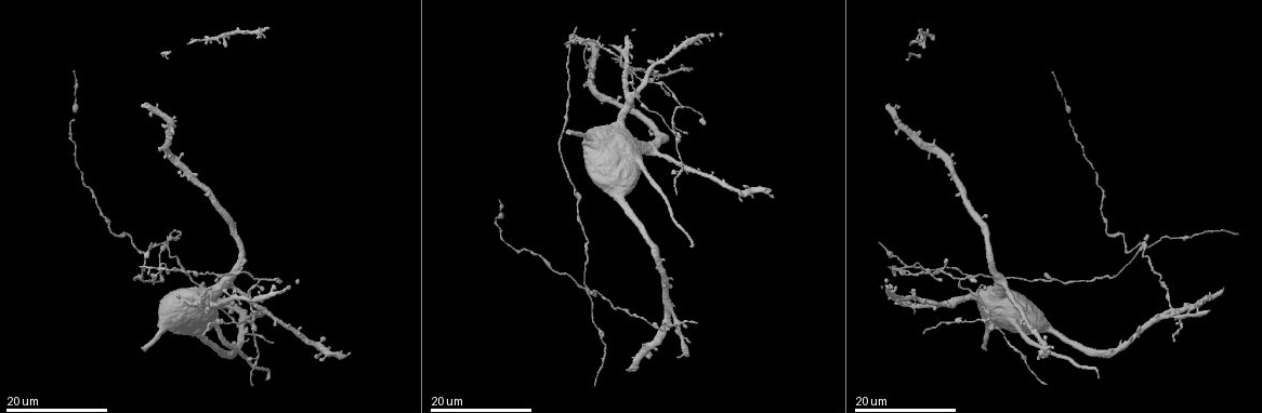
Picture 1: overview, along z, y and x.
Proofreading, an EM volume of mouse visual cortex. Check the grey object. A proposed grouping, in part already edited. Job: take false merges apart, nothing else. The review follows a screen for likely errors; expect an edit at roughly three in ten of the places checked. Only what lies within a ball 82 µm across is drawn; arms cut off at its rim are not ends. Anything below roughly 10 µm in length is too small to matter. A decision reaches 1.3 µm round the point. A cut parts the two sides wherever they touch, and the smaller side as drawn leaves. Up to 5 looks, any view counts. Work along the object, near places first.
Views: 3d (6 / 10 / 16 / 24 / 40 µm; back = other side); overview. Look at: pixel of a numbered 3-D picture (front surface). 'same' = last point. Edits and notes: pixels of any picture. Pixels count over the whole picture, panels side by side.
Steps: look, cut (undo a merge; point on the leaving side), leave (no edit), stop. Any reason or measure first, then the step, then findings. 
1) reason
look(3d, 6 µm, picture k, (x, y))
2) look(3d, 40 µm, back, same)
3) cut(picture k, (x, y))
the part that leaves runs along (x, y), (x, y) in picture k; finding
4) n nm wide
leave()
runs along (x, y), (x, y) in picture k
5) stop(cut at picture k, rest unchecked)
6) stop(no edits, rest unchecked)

arms part here
look(3d, 16 µm, picture 1, (990, 317))

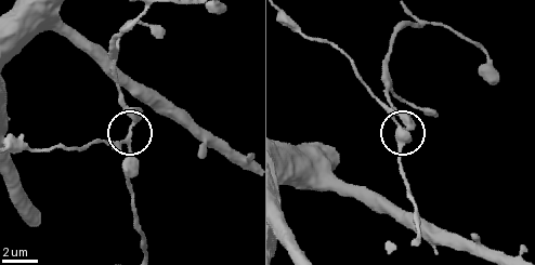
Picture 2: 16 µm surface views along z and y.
look(3d, 6 µm, picture 2, (126, 144))

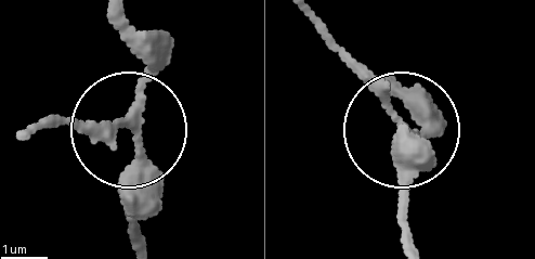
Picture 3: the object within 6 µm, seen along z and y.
look(3d, 6 µm, back, picture 3, (131, 125))

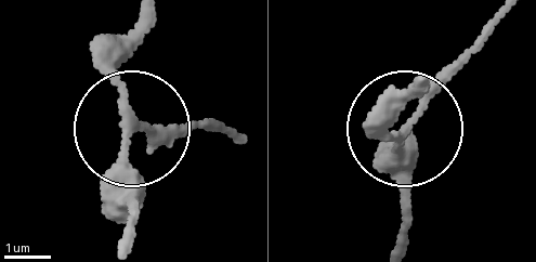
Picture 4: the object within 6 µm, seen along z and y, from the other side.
180 nm wide
leave()
continuous, no second cell

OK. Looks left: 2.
look(3d, 16 µm, picture 1, (1119, 235))

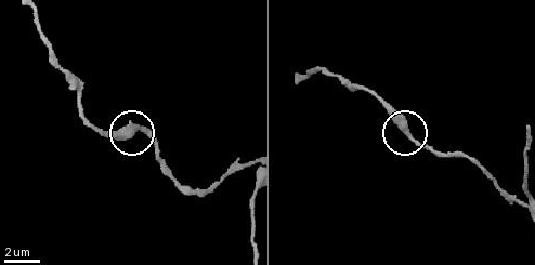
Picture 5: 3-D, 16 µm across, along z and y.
zoom in
look(3d, 10 µm, picture 5, (138, 127))

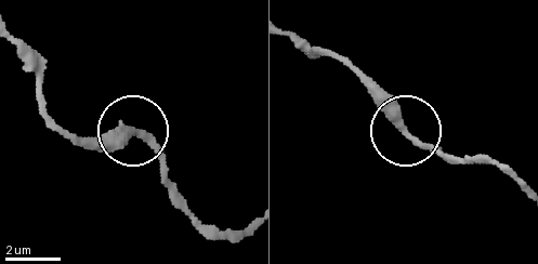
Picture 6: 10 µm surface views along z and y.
leave()
runs along (247, 226), (233, 234), (198, 220), (135, 131), (75, 135) in picture 6; all the same cell

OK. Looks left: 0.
stop(no edits, rest unchecked)

